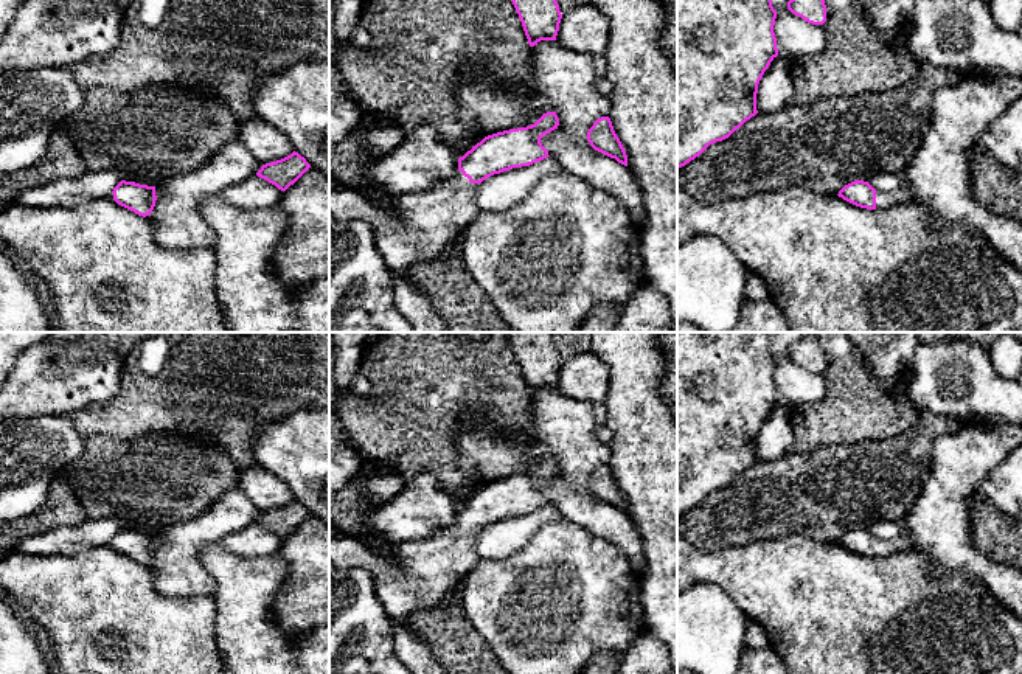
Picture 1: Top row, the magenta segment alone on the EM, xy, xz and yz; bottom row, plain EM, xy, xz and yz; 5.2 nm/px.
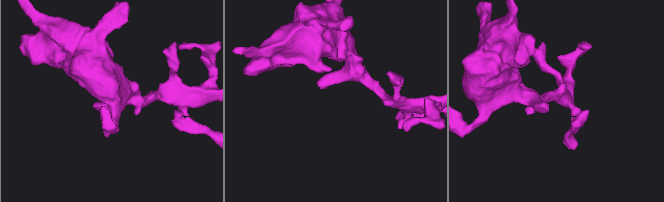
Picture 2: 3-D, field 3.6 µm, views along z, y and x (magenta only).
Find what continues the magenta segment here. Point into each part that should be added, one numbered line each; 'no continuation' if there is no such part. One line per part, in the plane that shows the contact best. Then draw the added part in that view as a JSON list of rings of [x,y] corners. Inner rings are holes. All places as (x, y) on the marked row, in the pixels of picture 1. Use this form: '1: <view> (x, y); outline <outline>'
1: xz (413, 227); outline [[[461,171],[457,175],[422,193],[395,194],[385,207],[381,200],[363,196],[329,177],[329,213],[335,221],[367,221],[371,224],[373,238],[385,264],[408,280],[410,269],[419,261],[430,261],[441,256],[450,241],[480,213],[475,203],[478,183],[471,183]]]

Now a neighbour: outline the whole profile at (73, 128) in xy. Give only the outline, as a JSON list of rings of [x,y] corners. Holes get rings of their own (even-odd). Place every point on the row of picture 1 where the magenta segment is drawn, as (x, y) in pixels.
[[[148,84],[127,93],[89,89],[84,107],[62,126],[79,148],[87,174],[110,171],[121,180],[148,186],[202,168],[224,146],[239,140],[239,129],[235,115],[217,96],[180,84]]]

